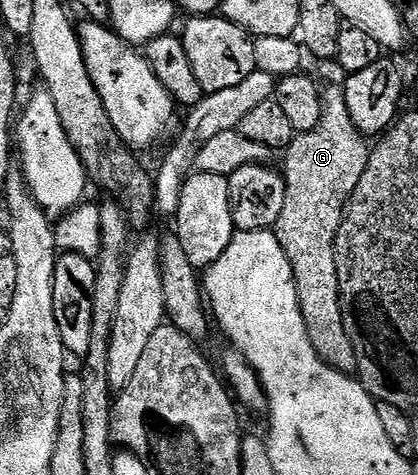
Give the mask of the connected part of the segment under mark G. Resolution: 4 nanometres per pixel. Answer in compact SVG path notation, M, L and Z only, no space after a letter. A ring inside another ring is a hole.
M345 87L321 89L322 117L311 132L297 133L284 150L286 156L286 197L284 210L272 229L274 236L284 246L288 262L294 271L296 294L304 314L304 326L316 354L328 366L347 374L357 373L356 350L344 326L340 302L340 286L336 274L334 239L340 230L342 213L350 200L360 174L368 166L371 145L367 137L352 122L348 114Z

